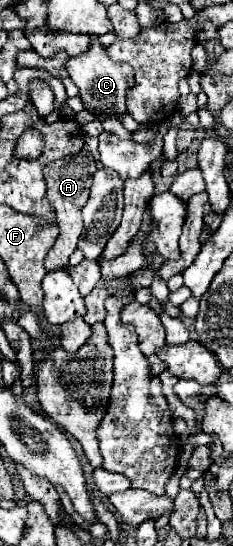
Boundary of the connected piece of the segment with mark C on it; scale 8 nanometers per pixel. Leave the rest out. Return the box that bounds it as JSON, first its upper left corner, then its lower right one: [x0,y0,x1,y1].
[67,36,133,120]

